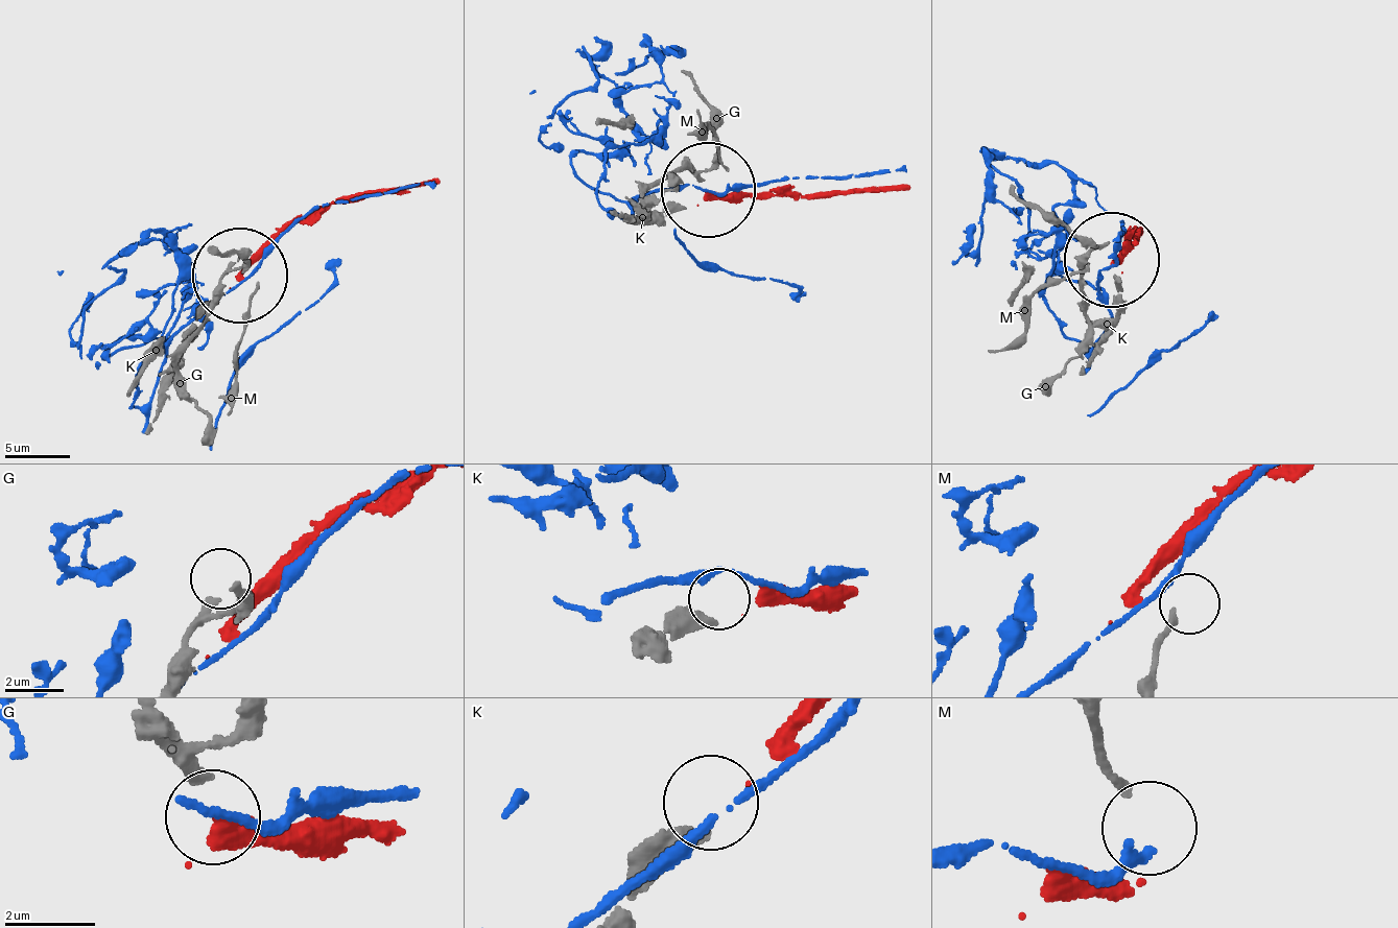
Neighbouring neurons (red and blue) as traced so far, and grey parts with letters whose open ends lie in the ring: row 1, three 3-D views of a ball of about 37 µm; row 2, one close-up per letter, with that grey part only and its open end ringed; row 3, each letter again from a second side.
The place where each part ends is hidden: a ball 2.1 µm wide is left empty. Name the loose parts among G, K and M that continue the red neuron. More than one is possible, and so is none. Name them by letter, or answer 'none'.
K

